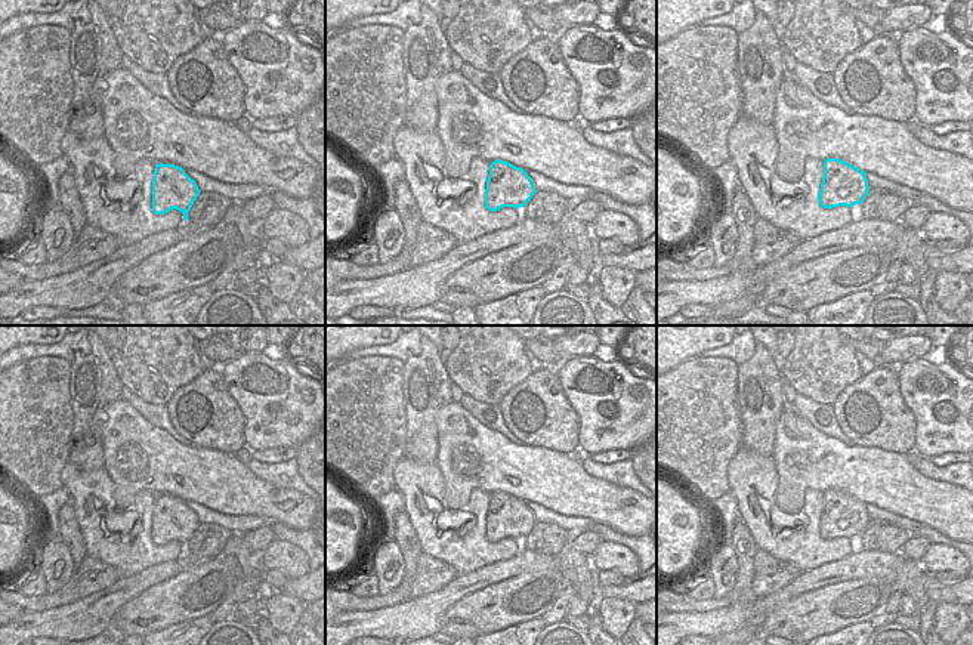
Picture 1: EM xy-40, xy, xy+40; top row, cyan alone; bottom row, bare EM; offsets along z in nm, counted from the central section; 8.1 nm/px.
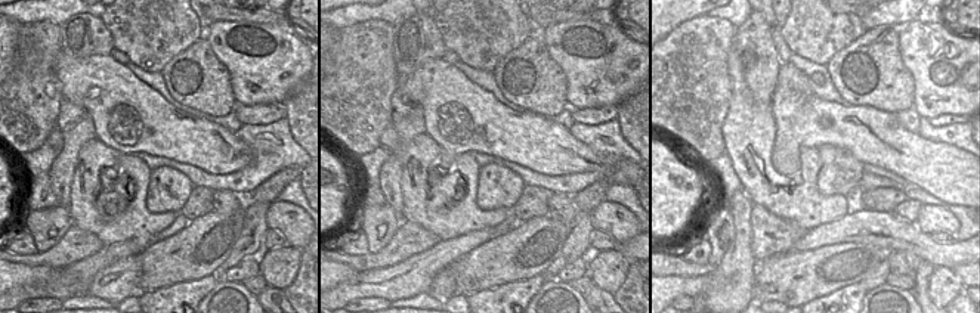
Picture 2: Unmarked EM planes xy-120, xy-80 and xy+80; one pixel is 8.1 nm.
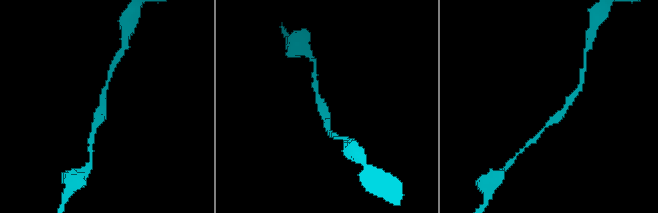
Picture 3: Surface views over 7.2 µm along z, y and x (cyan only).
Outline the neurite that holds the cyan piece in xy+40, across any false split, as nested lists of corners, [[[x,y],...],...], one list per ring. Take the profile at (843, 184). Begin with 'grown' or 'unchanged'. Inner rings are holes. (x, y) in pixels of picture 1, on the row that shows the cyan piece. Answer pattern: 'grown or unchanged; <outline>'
grown; [[[785,75],[775,98],[772,127],[779,145],[775,160],[776,175],[799,182],[804,175],[804,160],[824,161],[824,178],[818,200],[821,207],[852,207],[861,204],[869,192],[867,173],[884,178],[927,194],[960,212],[973,213],[973,161],[945,149],[923,145],[906,124],[862,114],[847,115],[819,101],[793,75]]]

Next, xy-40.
grown; [[[114,70],[105,75],[106,92],[101,101],[102,136],[114,154],[112,166],[120,179],[132,178],[139,160],[157,161],[152,180],[152,212],[164,215],[173,209],[188,219],[200,189],[185,172],[204,173],[223,183],[256,183],[269,192],[281,191],[296,200],[313,195],[318,170],[296,158],[279,158],[257,146],[235,123],[210,117],[189,117],[166,99],[151,93],[129,70]]]

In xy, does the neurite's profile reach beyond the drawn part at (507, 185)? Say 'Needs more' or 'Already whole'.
Needs more

